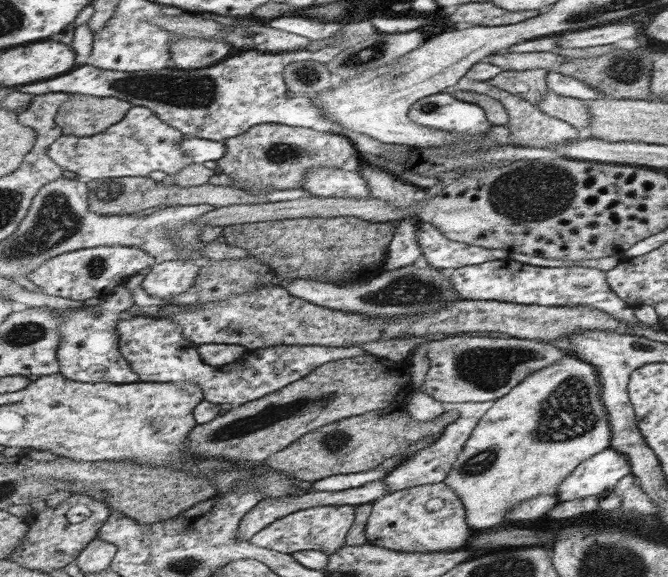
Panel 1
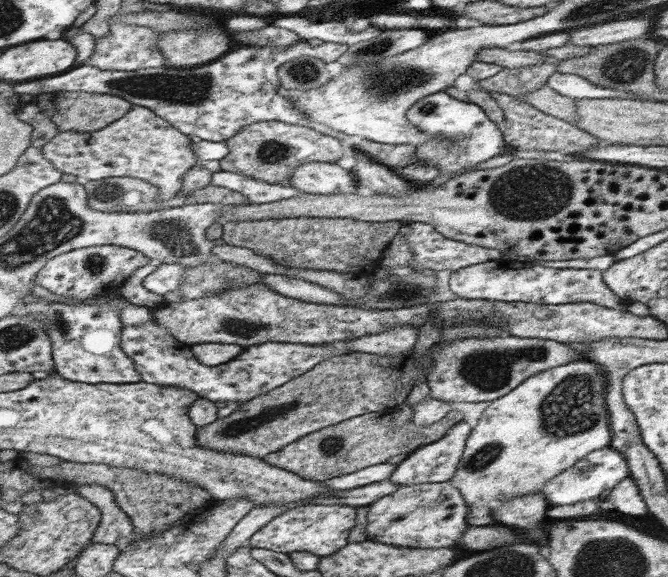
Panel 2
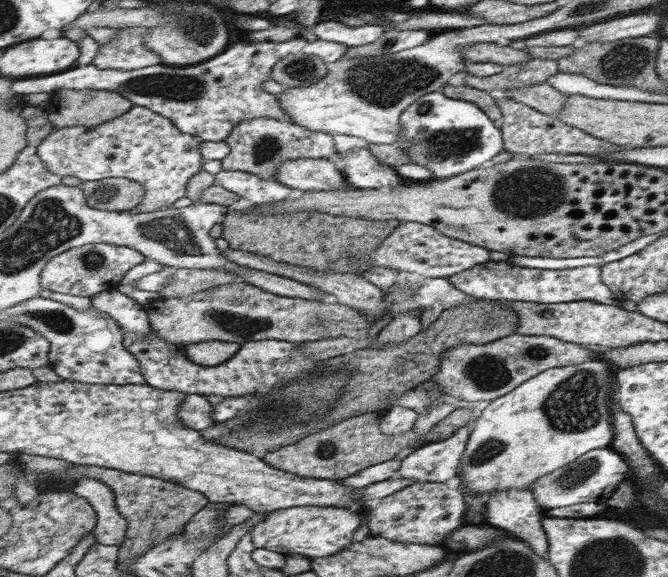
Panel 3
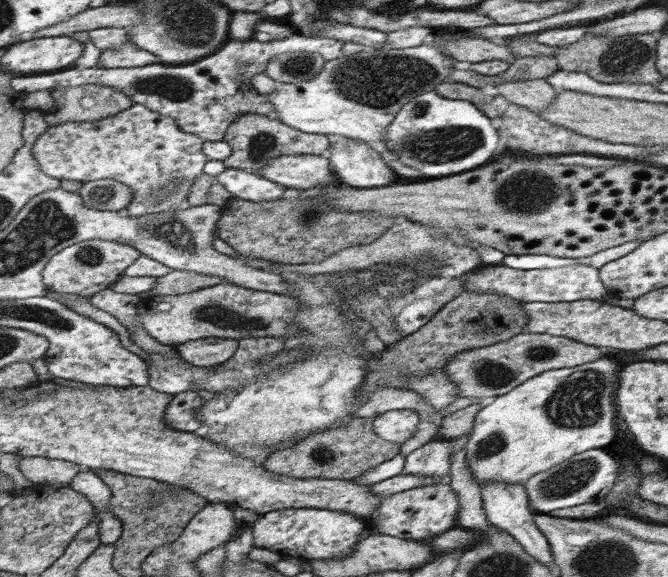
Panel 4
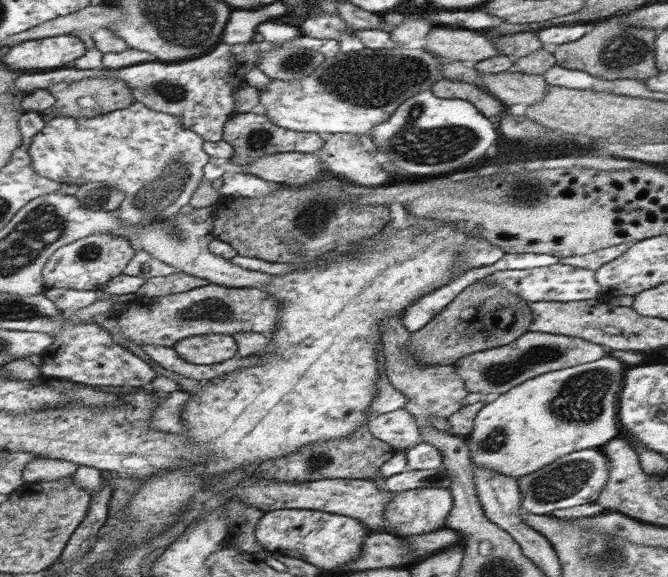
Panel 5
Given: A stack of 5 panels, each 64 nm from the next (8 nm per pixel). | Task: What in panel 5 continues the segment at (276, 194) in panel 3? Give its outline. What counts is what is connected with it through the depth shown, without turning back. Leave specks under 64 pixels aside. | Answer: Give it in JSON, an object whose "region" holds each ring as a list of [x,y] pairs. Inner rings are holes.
{"region":[[[225,172],[222,176],[222,187],[218,192],[222,196],[244,196],[252,199],[269,196],[273,190],[278,191],[278,188],[277,184],[262,180],[252,174]]]}

